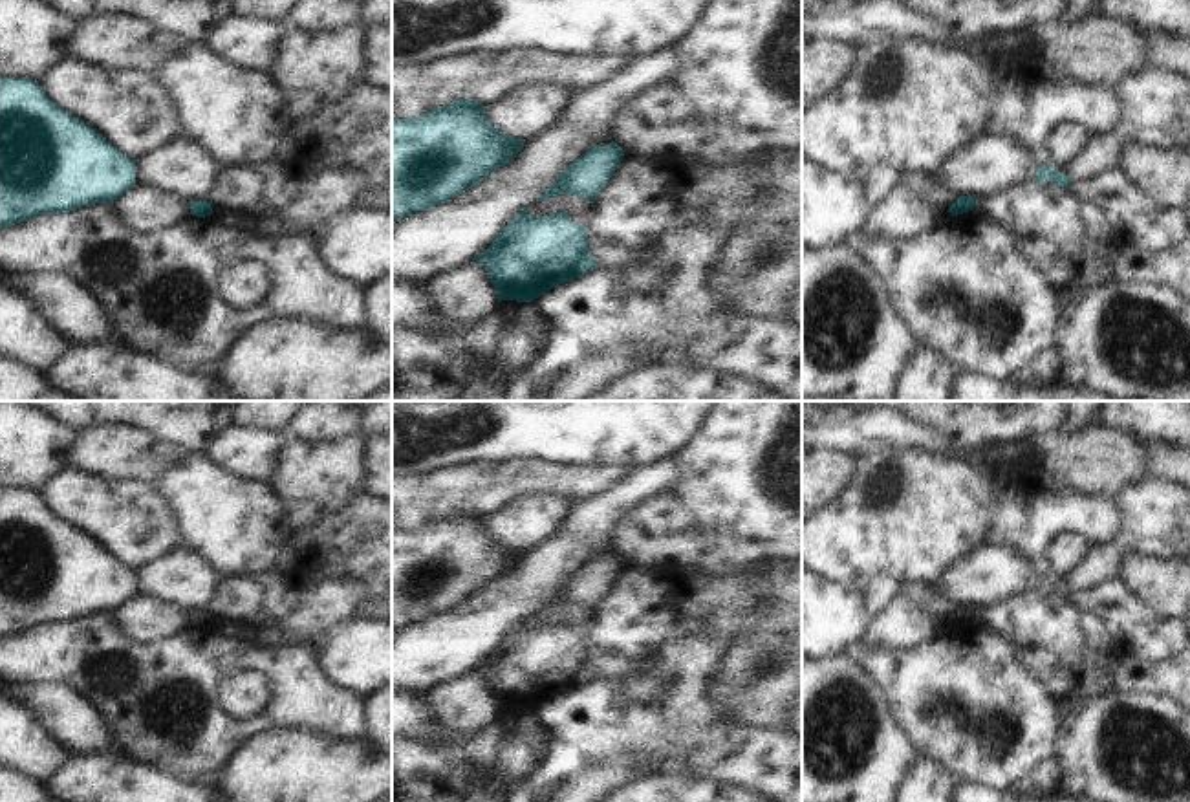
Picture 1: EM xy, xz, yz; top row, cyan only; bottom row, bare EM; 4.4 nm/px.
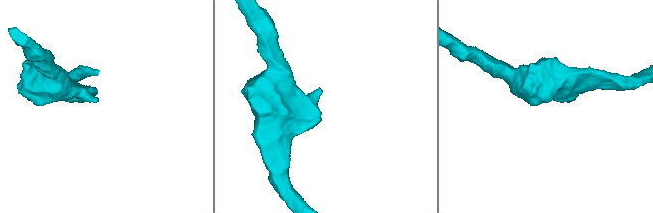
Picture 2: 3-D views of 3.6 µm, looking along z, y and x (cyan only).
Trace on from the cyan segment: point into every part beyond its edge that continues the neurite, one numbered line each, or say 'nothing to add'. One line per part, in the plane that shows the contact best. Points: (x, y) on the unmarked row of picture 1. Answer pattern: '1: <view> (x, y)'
nothing to add

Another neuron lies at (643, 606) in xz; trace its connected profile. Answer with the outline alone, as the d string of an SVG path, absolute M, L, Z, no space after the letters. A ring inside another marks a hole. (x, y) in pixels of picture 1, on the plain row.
M767 562L747 566L729 577L716 577L696 569L683 569L685 575L672 580L666 568L624 566L613 580L608 595L599 602L586 630L588 659L595 667L597 679L615 679L632 699L657 699L665 692L665 681L646 674L644 667L659 645L683 623L712 623L718 628L723 648L756 615L756 608L767 602L760 590L760 577L767 573Z

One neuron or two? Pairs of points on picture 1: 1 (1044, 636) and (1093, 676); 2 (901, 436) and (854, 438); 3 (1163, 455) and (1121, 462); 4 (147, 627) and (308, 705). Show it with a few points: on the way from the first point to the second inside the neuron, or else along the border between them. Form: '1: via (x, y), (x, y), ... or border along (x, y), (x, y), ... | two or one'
1: via (1057, 641), (1081, 665) | one
2: via (890, 436), (865, 436) | one
3: border along (1141, 444), (1148, 453), (1154, 475) | two
4: border along (191, 625), (154, 641), (138, 643), (127, 638) | two

